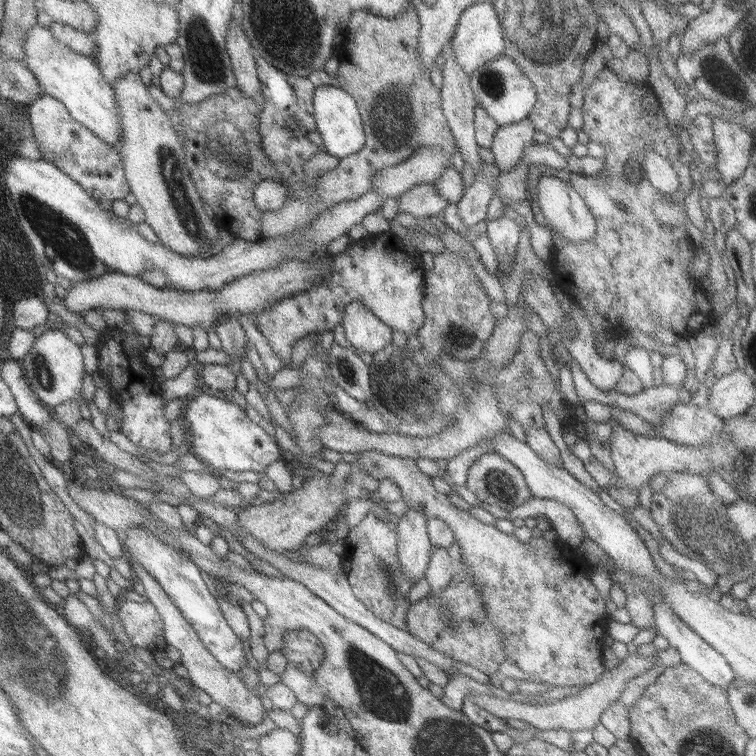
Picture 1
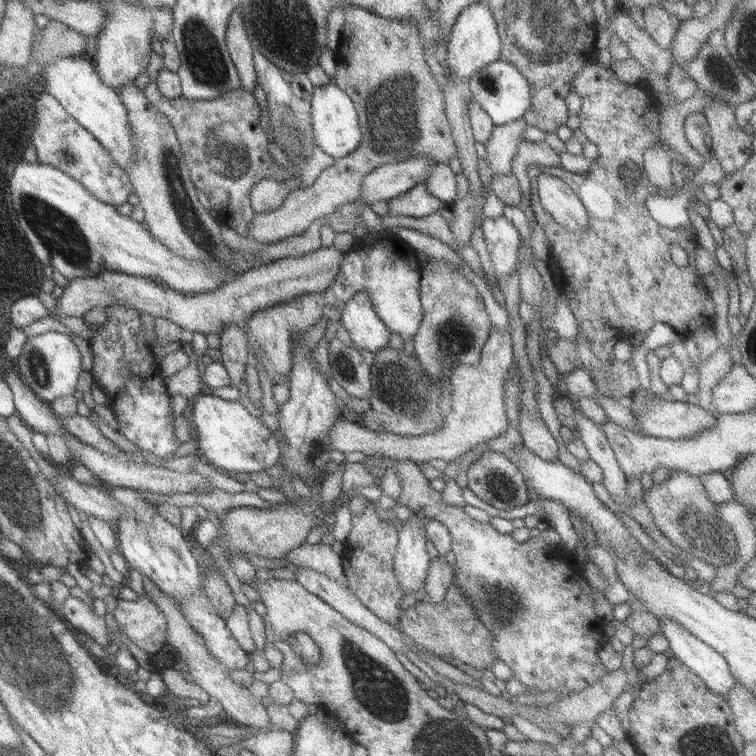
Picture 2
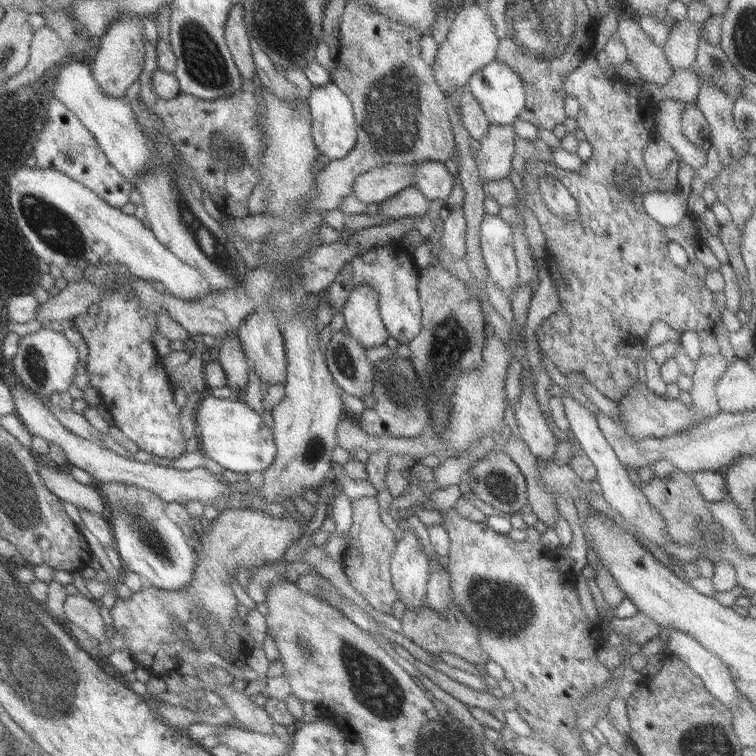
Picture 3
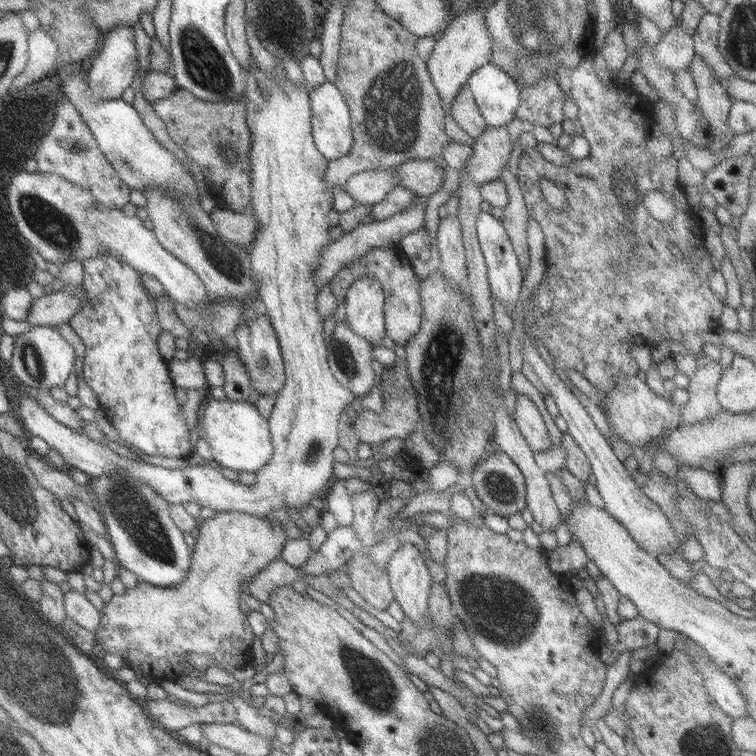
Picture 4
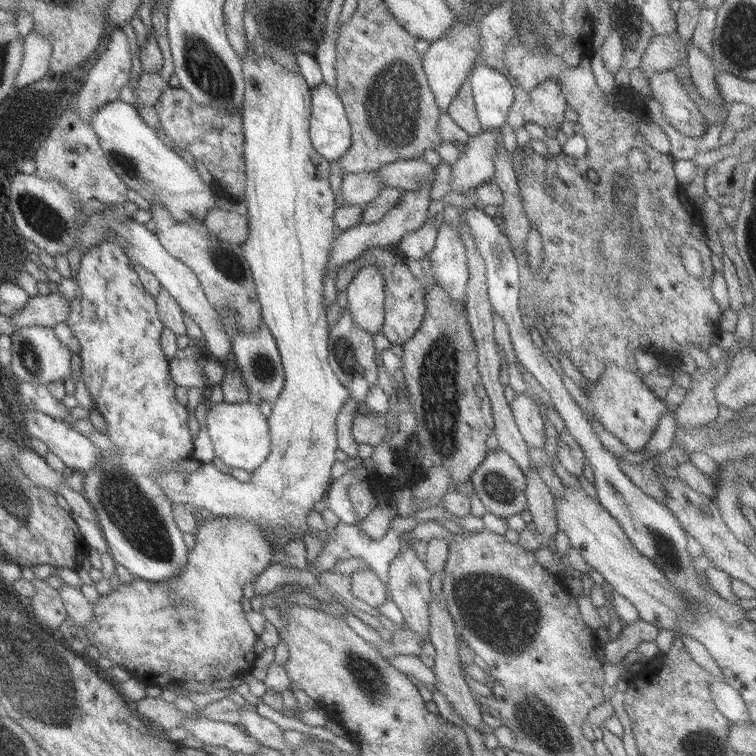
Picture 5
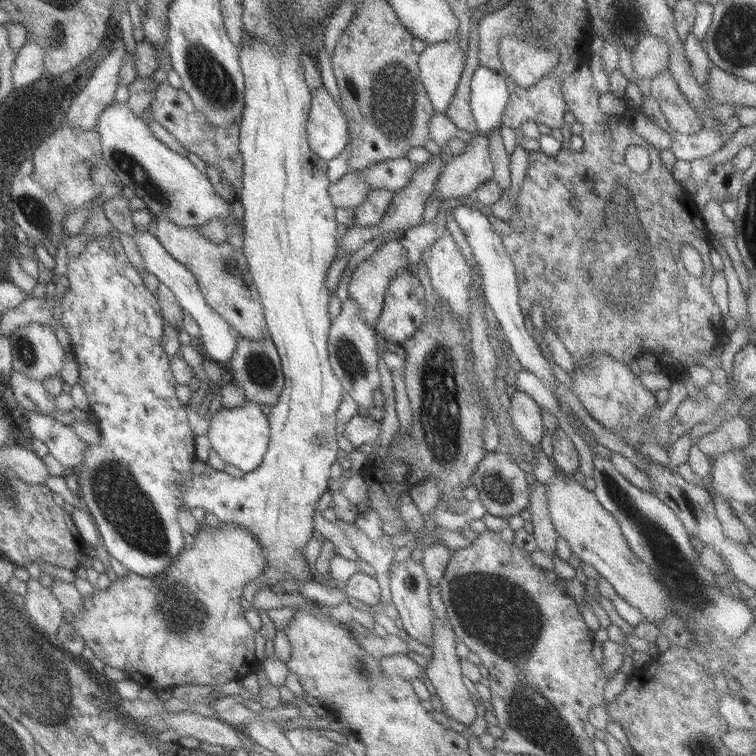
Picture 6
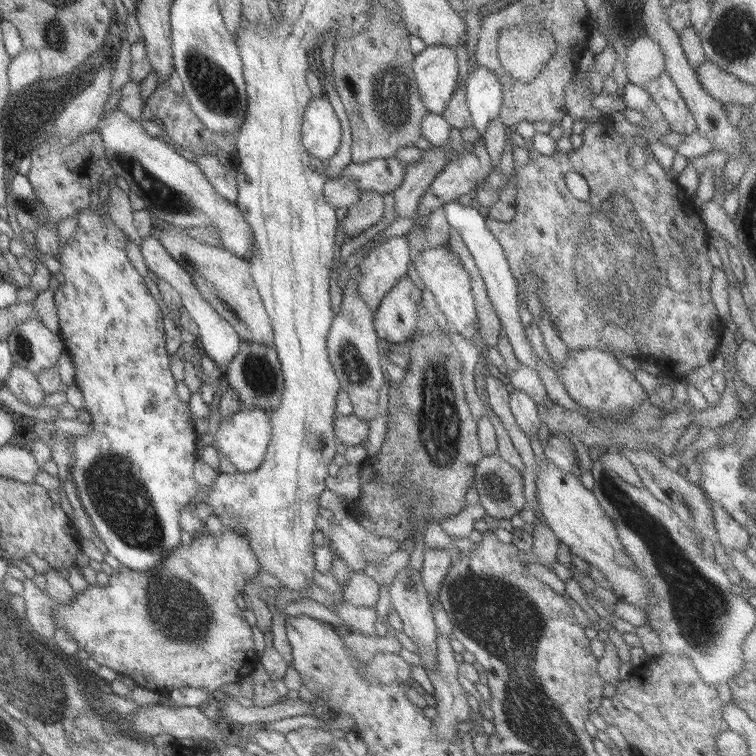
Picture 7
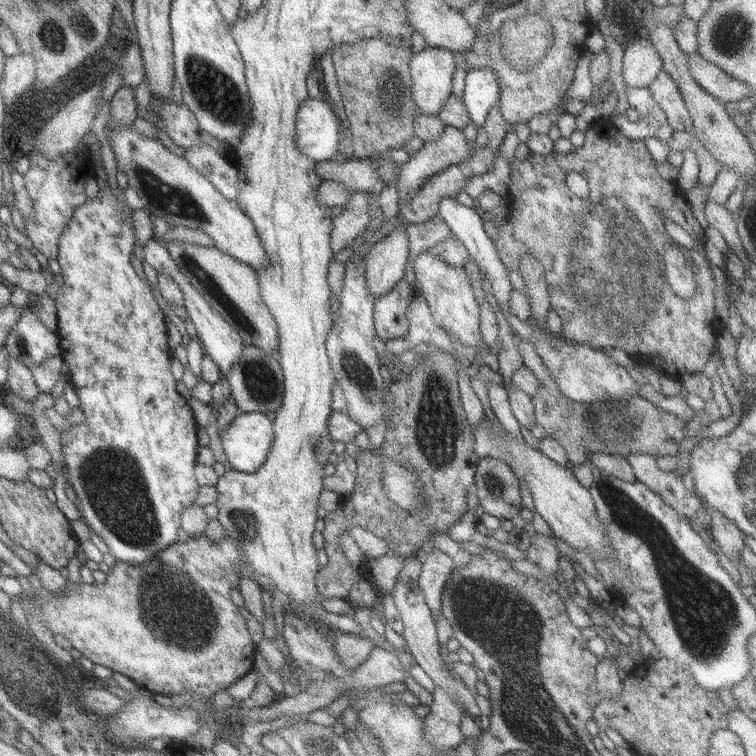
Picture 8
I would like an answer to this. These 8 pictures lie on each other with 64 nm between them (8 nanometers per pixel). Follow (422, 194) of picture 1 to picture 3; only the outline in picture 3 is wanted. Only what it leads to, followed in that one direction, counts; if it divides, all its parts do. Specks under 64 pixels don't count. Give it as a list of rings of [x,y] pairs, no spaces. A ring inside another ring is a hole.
[[[409,186],[381,201],[378,206],[379,216],[390,219],[408,216],[421,217],[426,214],[429,208],[429,200],[423,198],[419,190]]]

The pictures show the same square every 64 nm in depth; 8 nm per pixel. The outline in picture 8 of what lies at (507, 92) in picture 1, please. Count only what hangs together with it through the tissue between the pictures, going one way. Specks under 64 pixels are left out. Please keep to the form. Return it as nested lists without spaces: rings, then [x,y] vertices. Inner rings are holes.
[[[490,68],[469,69],[465,76],[465,86],[461,94],[461,103],[476,128],[483,126],[483,121],[497,102],[498,81]]]

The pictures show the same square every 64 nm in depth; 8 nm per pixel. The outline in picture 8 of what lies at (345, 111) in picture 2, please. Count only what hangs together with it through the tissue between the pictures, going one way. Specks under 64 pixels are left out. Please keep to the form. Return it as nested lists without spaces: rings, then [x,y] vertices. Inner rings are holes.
[[[308,98],[295,115],[295,149],[313,163],[330,160],[338,152],[337,129],[337,120],[327,103]]]

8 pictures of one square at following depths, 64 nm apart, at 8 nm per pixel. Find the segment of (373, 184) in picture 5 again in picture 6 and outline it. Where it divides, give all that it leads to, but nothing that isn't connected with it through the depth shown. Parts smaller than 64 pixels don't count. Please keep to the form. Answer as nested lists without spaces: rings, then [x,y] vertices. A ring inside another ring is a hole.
[[[347,170],[335,183],[327,185],[327,194],[334,208],[354,209],[363,202],[371,188],[353,171]]]

